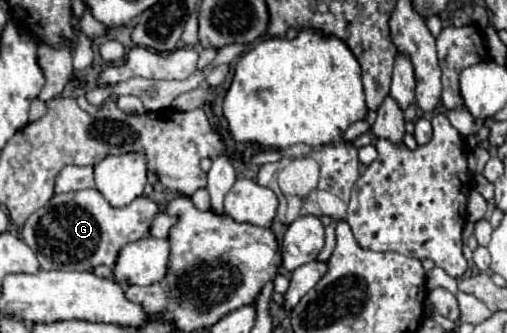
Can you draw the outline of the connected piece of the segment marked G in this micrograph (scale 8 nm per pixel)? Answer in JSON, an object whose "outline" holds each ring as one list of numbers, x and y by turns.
{"outline":[[84,189,84,191,70,191,54,195,44,207,34,211,22,227,24,243,38,255,38,263,46,271,90,271,98,265,114,267,118,251,132,241,138,241,148,235,154,217,158,215,158,205,148,197,138,197,126,207,112,207,98,189]]}

